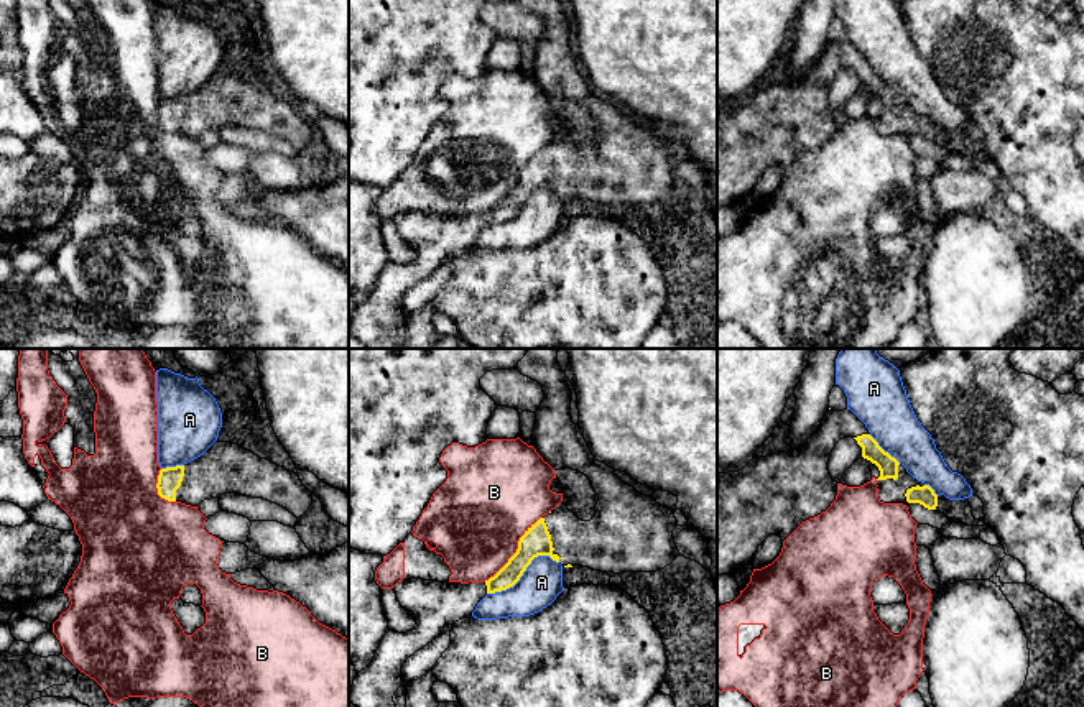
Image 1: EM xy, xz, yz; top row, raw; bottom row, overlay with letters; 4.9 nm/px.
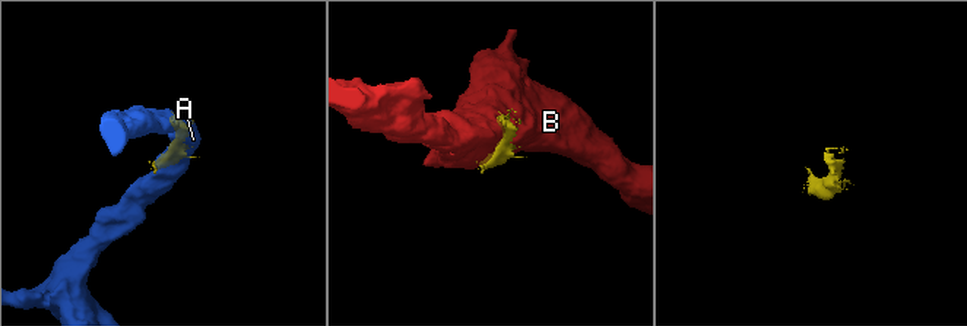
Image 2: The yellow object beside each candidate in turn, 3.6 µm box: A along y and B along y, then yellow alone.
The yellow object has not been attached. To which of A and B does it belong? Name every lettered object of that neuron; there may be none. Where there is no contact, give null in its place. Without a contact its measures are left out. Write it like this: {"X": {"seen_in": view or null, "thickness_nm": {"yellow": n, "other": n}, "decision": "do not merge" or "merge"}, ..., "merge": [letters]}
{"A": {"seen_in": "xz", "thickness_nm": {"yellow": 140, "other": 200}, "decision": "do not merge"}, "B": {"seen_in": "xz", "thickness_nm": {"yellow": 140, "other": 460}, "decision": "do not merge"}, "merge": []}

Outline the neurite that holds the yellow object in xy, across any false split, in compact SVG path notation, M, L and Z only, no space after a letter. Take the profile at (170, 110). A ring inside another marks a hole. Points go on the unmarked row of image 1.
M215 72L201 89L158 107L158 127L168 133L197 138L204 132L235 125L263 130L303 148L313 125L294 104L230 74Z

